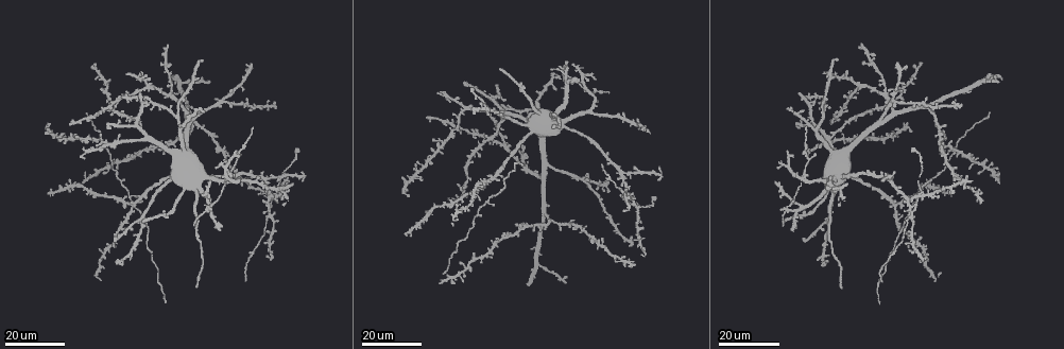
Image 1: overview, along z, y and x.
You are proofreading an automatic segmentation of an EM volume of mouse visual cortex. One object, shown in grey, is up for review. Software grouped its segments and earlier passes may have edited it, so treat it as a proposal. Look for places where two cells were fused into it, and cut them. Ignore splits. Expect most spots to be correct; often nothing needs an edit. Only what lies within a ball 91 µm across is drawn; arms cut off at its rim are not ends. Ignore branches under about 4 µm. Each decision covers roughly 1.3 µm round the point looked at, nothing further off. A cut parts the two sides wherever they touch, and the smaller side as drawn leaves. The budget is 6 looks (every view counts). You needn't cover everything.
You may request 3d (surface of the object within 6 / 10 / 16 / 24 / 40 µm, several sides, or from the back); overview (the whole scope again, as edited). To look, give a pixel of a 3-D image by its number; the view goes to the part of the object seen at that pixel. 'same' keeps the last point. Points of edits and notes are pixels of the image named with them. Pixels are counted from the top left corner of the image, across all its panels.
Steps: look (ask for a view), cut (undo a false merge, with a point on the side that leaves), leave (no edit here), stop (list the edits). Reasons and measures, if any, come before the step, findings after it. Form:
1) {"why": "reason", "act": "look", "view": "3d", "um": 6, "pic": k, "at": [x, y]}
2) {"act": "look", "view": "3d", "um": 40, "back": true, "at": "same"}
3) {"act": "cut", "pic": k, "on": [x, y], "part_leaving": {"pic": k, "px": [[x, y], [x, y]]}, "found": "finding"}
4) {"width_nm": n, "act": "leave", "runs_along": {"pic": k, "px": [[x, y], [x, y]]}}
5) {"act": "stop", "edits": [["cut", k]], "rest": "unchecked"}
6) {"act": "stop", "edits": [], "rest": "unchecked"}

{"why": "four or more arms meet", "act": "look", "view": "3d", "um": 24, "pic": 1, "at": [269, 218]}

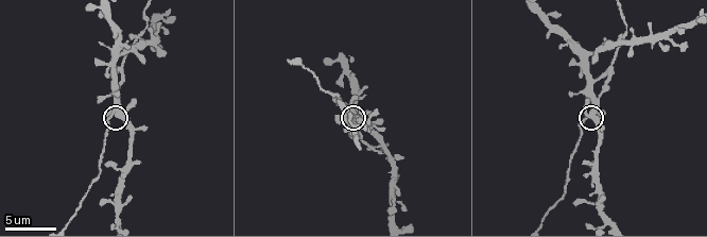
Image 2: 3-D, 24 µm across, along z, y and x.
{"act": "look", "view": "3d", "um": 6, "pic": 2, "at": [118, 114]}

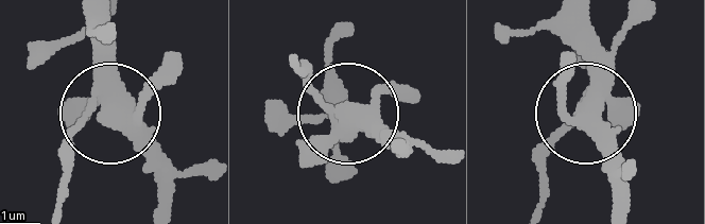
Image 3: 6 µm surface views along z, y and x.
{"act": "look", "view": "3d", "um": 6, "back": true, "pic": 3, "at": [341, 115]}

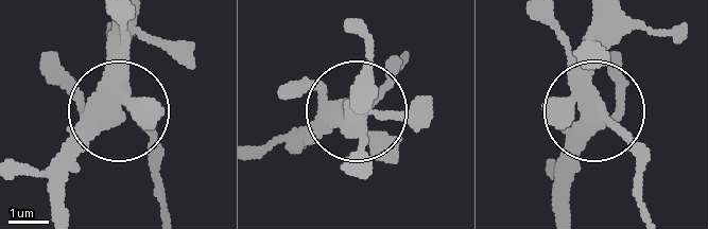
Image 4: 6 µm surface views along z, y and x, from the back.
{"width_nm": 370, "act": "leave", "found": "all the same cell"}

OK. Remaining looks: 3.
{"why": "small branch off a trunk", "act": "look", "view": "3d", "um": 16, "pic": 2, "at": [382, 144]}

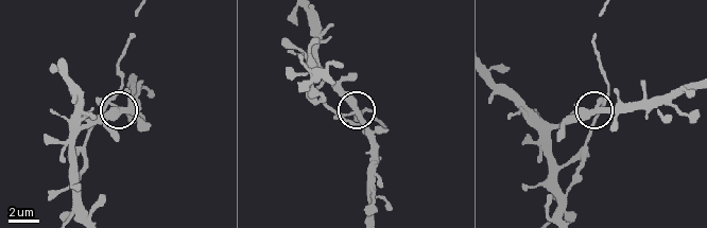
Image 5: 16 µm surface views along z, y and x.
{"act": "look", "view": "3d", "um": 16, "back": true, "pic": 5, "at": [598, 108]}

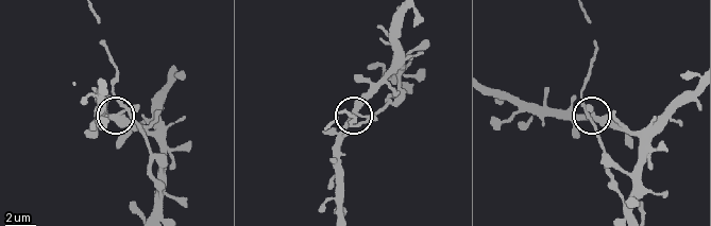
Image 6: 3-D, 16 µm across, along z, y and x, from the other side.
{"width_nm": 300, "act": "leave", "found": "continuous, no second cell"}

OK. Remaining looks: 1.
{"act": "stop", "edits": [], "rest": "unchecked"}

